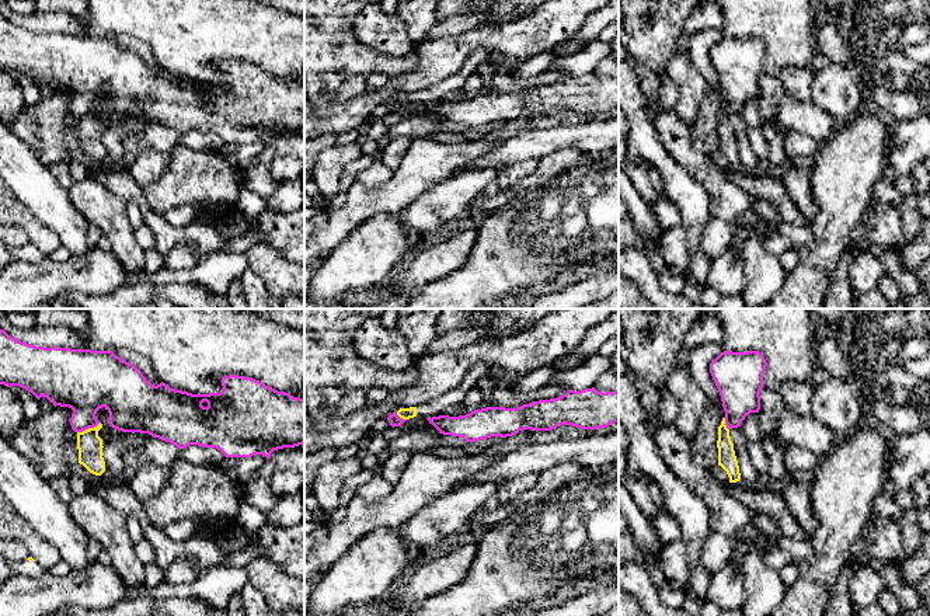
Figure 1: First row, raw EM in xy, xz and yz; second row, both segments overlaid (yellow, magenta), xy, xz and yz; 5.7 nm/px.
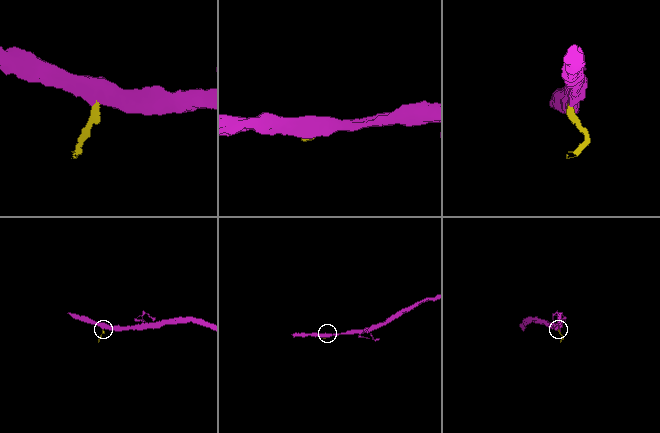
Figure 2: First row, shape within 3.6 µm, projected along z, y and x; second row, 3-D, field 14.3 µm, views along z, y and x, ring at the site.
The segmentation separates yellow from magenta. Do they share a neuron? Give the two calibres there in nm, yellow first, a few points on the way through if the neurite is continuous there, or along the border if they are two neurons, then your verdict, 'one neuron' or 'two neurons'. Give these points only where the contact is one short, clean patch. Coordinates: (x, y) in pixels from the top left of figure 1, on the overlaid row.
calibres 140 and 320 nm; border xy (100, 423), (77, 432); two neurons

